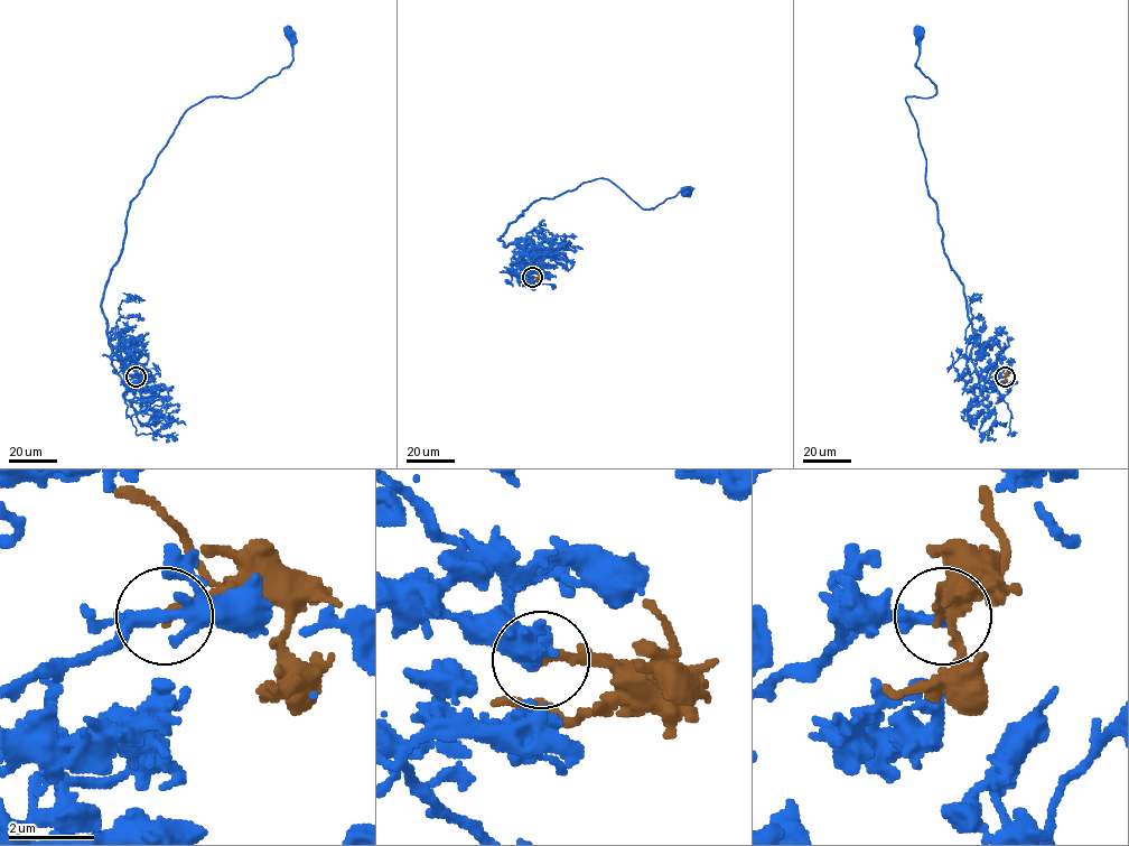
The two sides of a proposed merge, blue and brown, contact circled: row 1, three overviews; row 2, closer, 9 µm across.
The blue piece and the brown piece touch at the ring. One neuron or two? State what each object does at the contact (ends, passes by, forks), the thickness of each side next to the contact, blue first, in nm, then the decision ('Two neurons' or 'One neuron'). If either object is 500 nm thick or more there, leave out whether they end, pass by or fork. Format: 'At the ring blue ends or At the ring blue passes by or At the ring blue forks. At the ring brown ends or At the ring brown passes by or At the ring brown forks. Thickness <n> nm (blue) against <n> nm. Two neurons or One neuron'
At the ring blue ends. At the ring brown ends. Thickness 240 nm (blue) against 240 nm. One neuron

